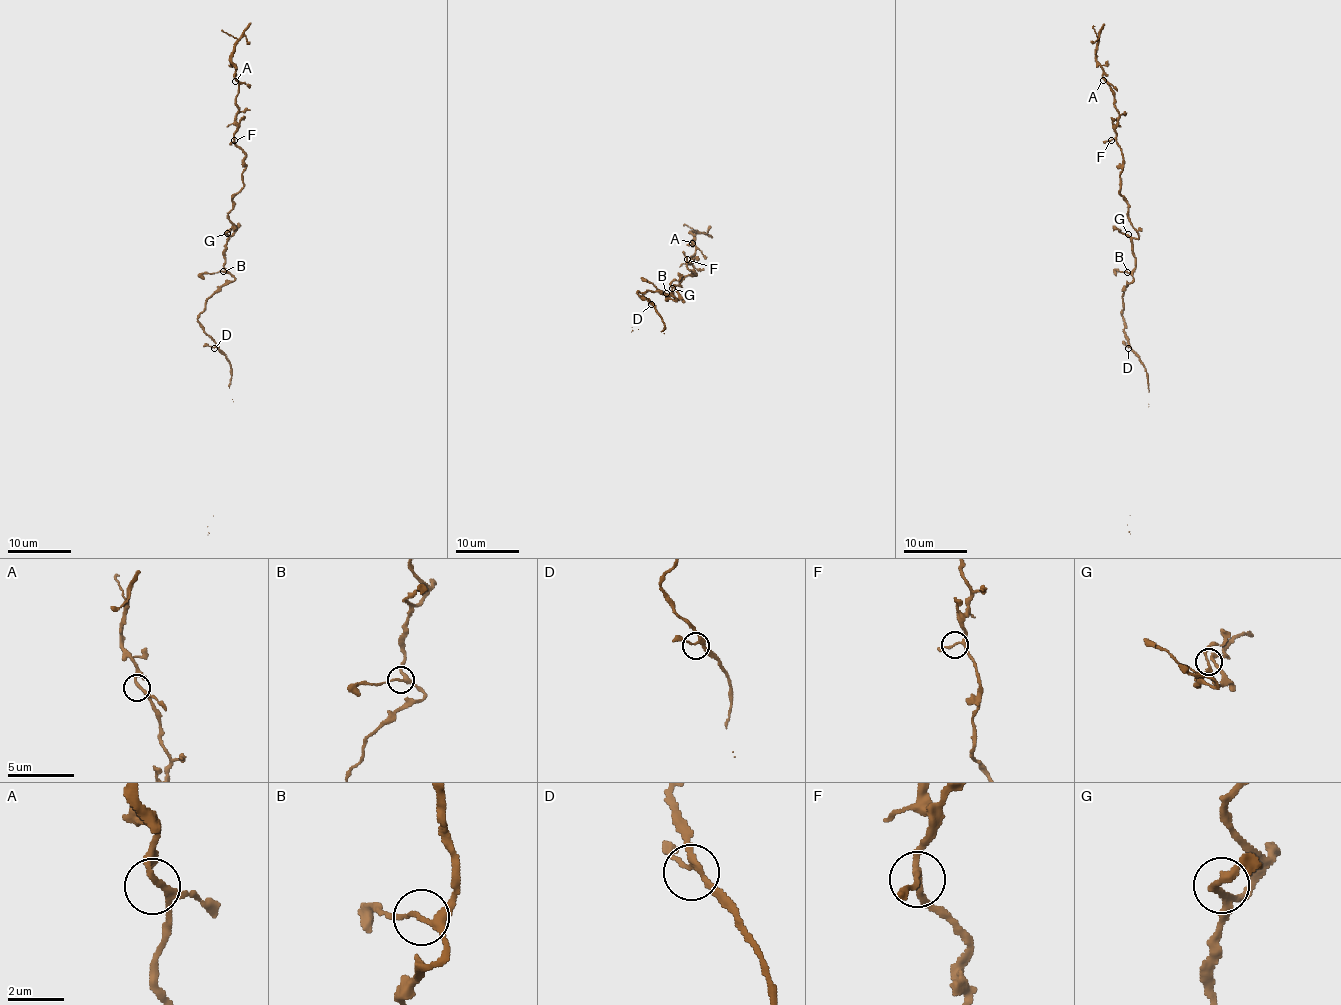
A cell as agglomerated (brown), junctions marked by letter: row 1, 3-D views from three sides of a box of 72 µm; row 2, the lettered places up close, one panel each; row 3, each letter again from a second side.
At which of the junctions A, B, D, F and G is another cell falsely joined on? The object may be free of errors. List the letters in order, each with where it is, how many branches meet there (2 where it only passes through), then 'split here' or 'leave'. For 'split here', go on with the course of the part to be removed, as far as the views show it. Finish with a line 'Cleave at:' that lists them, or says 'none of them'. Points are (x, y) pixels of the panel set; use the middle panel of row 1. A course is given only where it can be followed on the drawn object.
A: at (692, 243); 3 branches meet; leave
B: at (666, 293); 3 branches meet; leave
D: at (651, 304); 3 branches meet; leave
F: at (687, 259); 3 branches meet; leave
G: at (672, 288); 3 branches meet; leave
Cleave at: none of them

